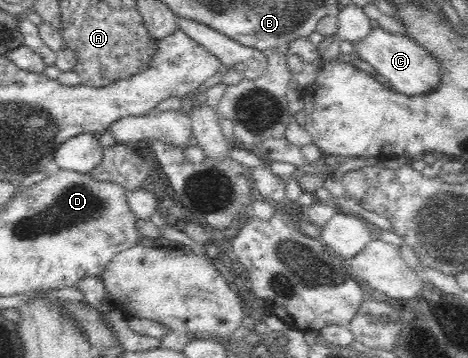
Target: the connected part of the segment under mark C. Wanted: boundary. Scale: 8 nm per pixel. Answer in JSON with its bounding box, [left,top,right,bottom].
[353,28,441,97]

